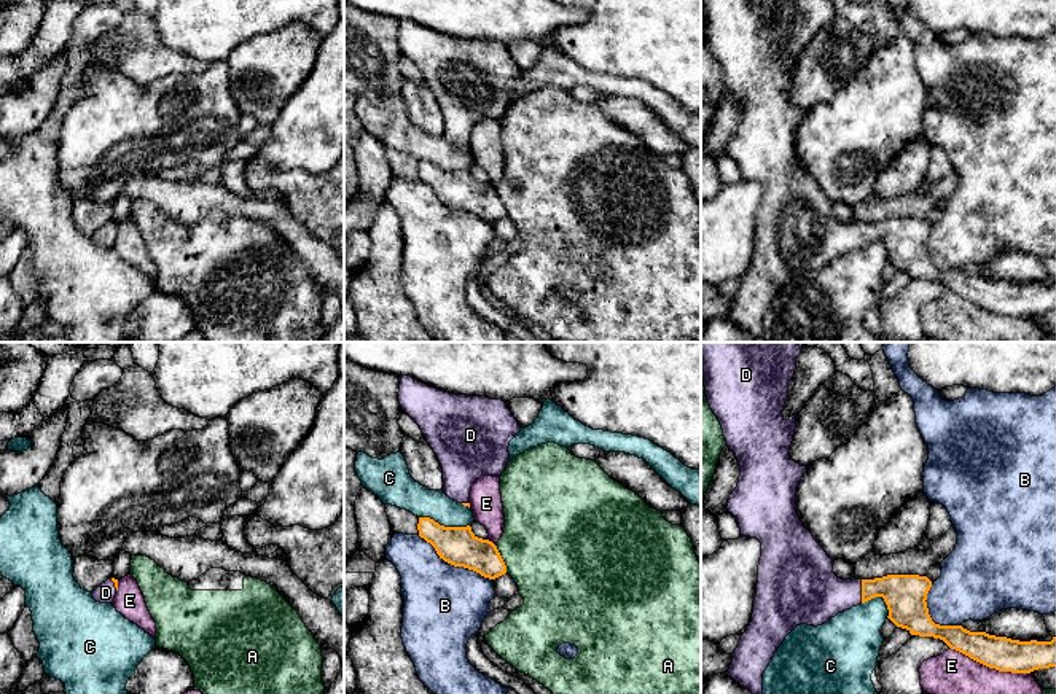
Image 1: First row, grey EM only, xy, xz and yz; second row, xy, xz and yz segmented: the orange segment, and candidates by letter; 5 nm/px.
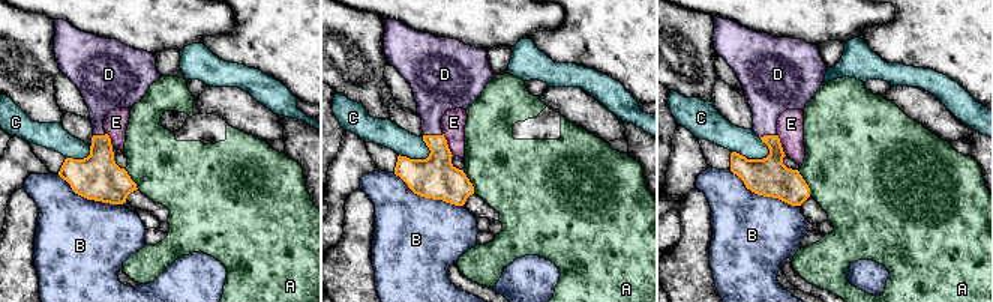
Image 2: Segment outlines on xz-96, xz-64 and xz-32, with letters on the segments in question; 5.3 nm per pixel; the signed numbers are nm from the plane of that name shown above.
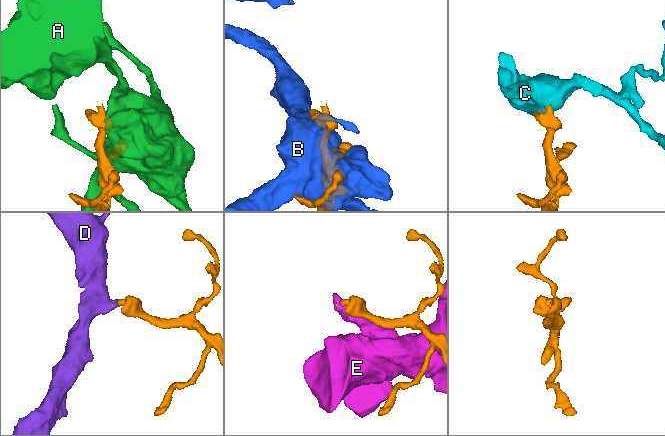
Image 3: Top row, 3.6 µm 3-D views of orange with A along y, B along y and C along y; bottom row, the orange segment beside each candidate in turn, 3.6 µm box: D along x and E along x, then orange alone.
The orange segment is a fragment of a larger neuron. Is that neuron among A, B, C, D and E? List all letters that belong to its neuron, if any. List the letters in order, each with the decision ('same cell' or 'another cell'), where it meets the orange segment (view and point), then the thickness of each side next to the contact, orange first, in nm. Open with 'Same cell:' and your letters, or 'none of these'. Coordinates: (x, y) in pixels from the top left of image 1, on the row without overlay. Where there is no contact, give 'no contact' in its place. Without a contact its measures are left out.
Same cell: D
A: another cell; contact xz (502, 202); calibres 200 and 480 nm
B: another cell; contact xz (454, 209); calibres 200 and 400 nm
C: another cell; contact xz (443, 169); calibres 200 and 160 nm
D: same cell; contact yz (862, 234); calibres 220 and 300 nm
E: another cell; contact yz (991, 311); calibres 170 and 280 nm

